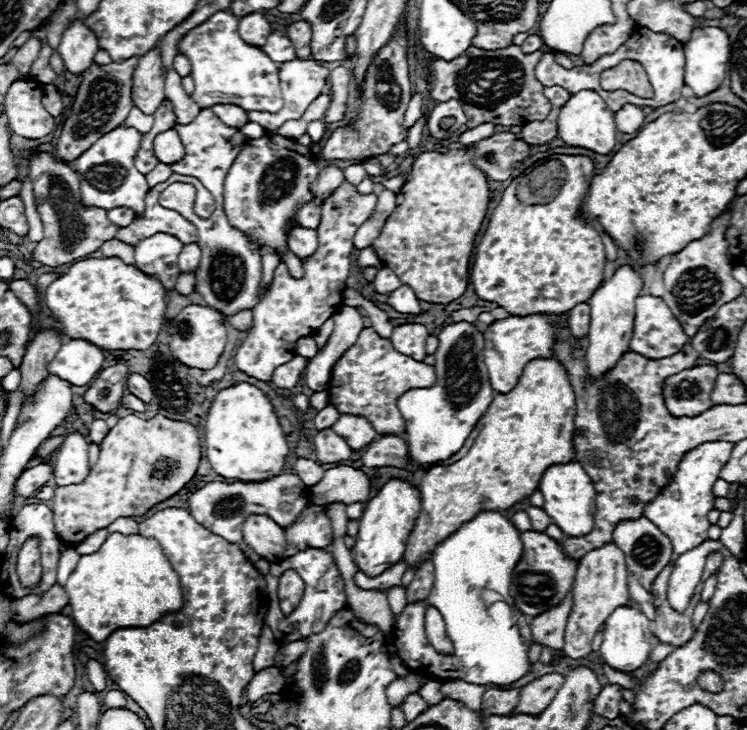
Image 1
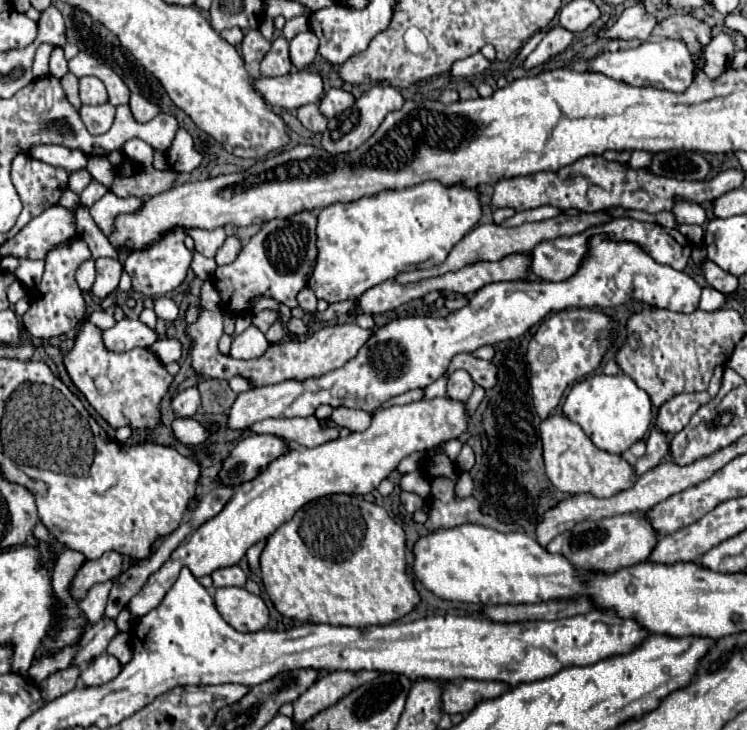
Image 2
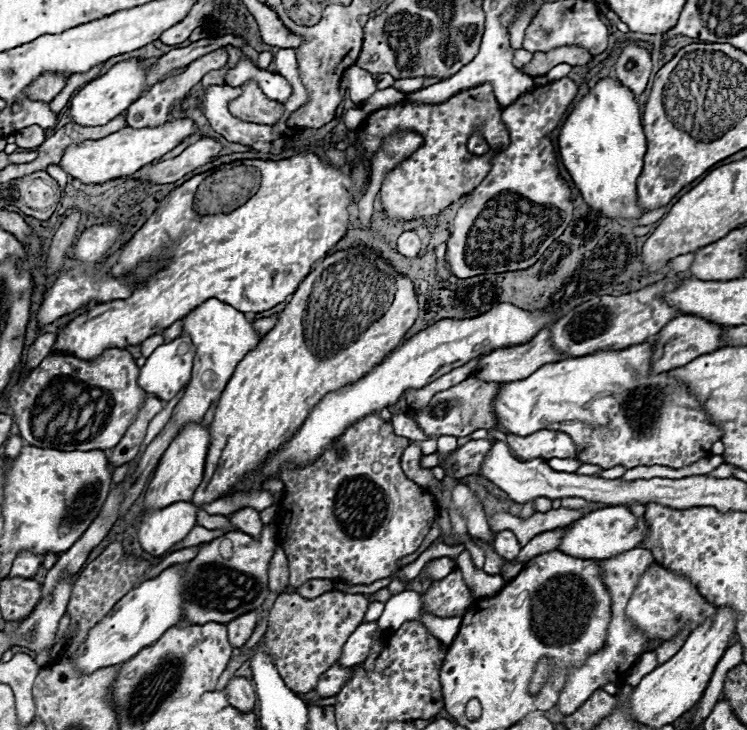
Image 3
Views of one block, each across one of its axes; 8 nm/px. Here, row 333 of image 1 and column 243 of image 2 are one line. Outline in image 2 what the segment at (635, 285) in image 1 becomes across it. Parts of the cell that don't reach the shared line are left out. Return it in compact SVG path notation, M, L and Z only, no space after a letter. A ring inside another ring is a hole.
M216 588L214 604L222 618L240 632L258 632L270 620L264 600L246 588Z

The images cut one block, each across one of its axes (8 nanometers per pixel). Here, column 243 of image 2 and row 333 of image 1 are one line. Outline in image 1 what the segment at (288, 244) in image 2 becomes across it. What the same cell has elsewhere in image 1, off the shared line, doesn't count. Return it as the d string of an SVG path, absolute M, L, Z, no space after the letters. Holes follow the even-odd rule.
M342 182L332 196L328 196L322 204L322 222L318 230L318 250L312 258L304 262L304 278L290 278L286 264L278 264L274 270L274 282L266 294L260 294L260 302L252 308L254 326L242 340L242 346L236 352L234 364L240 372L268 382L278 366L290 362L294 358L294 346L298 338L312 336L338 308L342 302L344 282L350 270L350 254L352 240L356 230L372 218L376 210L376 194L360 196L354 186Z

